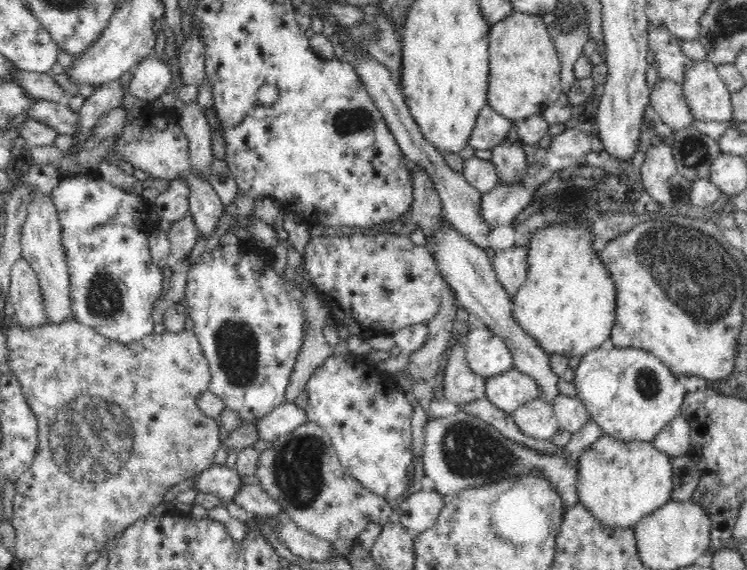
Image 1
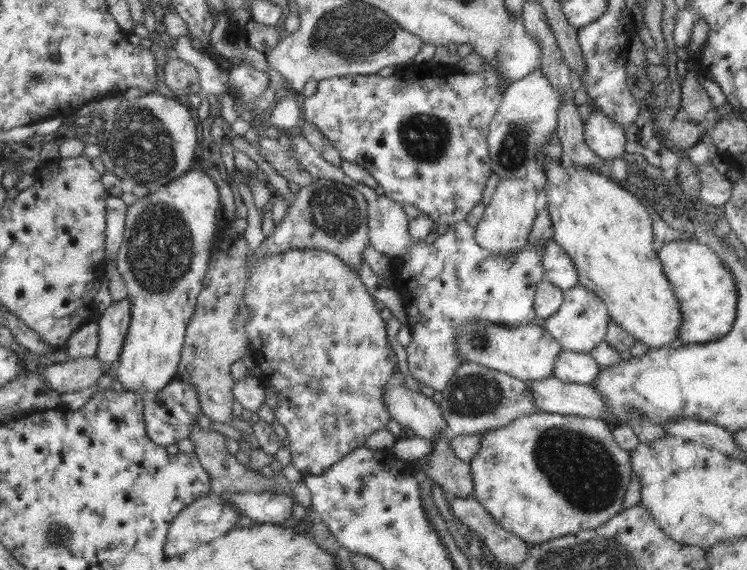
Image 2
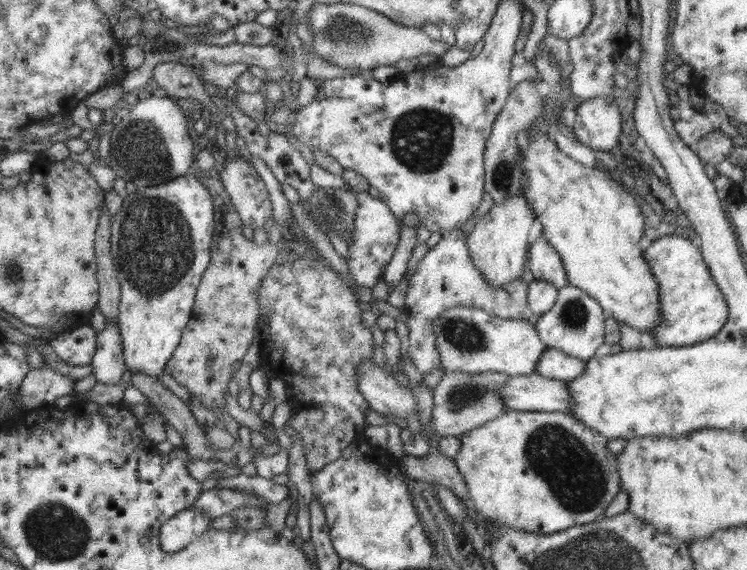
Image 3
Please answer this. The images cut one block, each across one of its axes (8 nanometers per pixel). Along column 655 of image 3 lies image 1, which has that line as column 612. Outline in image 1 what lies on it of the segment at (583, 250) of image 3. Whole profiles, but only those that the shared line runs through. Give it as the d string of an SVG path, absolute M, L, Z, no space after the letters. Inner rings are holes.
M552 224L531 236L526 282L512 298L520 327L551 354L583 356L611 338L616 318L616 283L592 247L590 224Z

